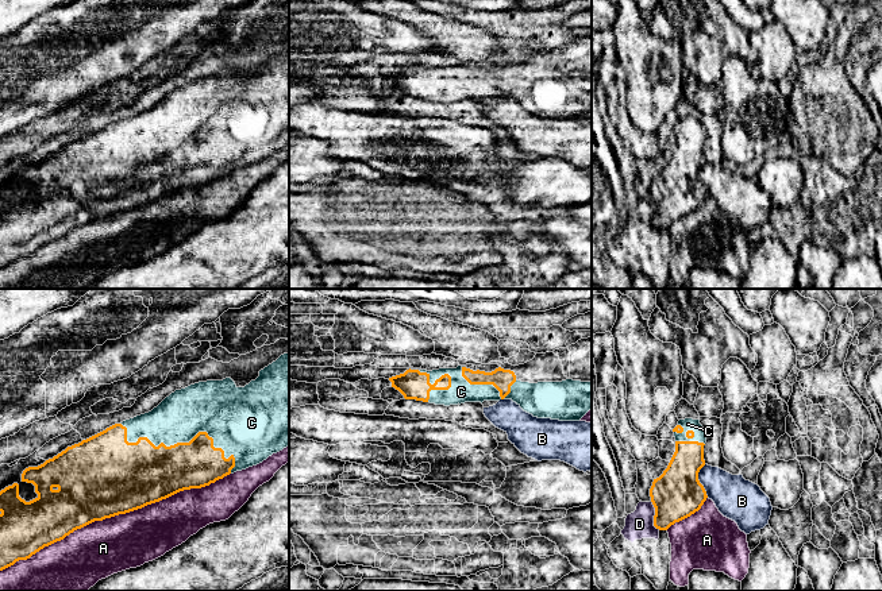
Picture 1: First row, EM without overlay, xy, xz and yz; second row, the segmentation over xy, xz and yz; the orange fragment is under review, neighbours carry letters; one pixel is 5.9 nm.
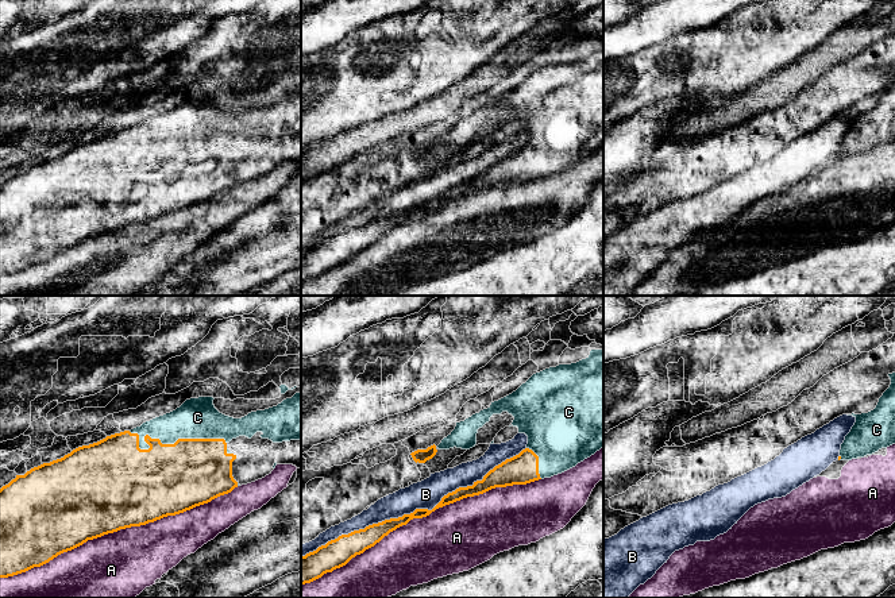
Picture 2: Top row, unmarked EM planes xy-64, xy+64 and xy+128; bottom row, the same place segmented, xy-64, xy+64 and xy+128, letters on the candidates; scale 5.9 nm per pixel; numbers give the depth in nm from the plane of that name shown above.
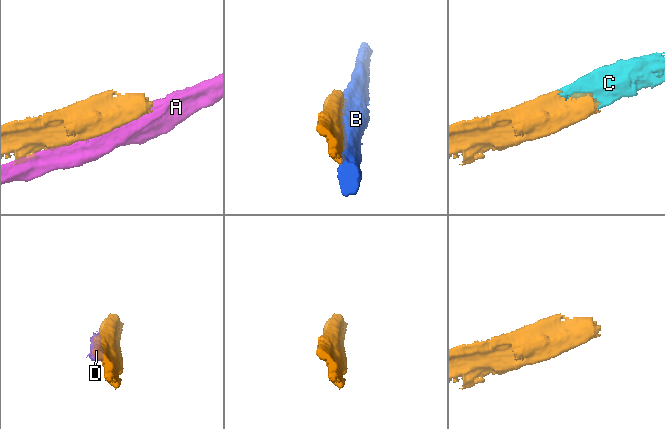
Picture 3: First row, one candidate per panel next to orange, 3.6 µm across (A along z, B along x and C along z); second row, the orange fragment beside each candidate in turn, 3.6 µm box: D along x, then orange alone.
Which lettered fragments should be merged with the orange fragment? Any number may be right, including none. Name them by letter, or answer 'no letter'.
C

